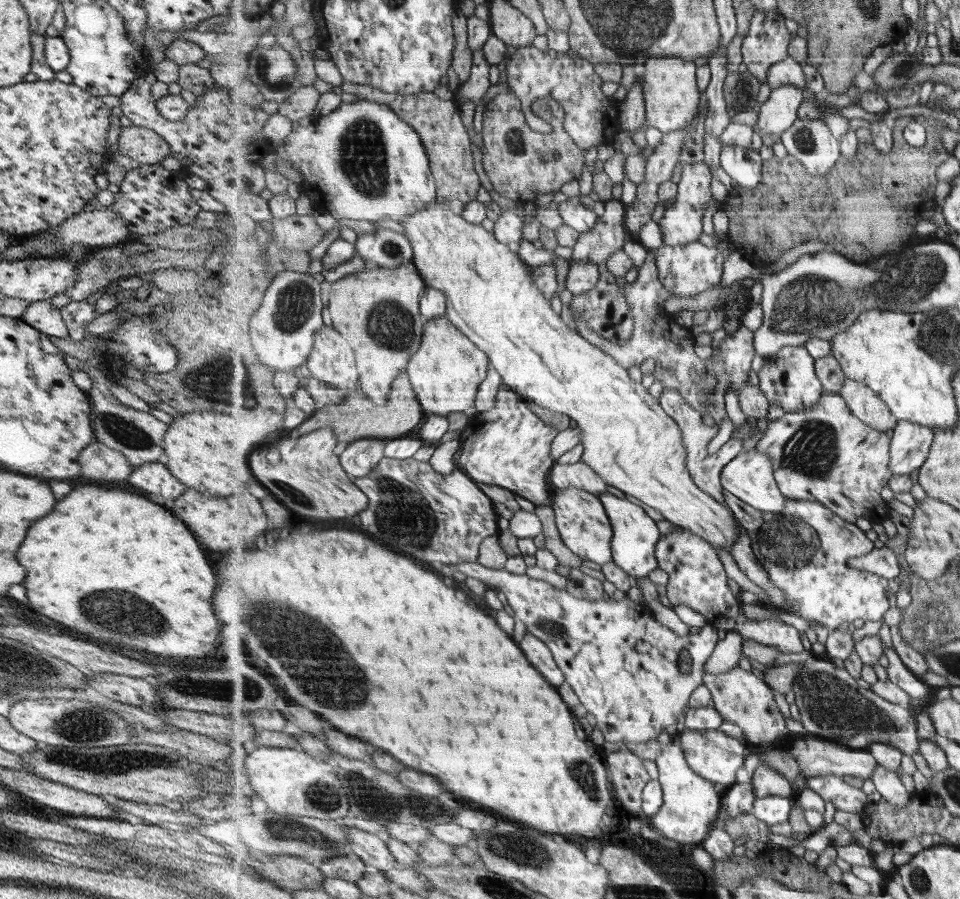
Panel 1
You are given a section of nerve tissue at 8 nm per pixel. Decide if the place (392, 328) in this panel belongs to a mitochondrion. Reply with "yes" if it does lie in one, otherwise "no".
yes

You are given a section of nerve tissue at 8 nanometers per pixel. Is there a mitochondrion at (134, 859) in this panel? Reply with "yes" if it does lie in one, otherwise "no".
yes

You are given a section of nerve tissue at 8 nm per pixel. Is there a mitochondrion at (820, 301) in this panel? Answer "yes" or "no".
yes

